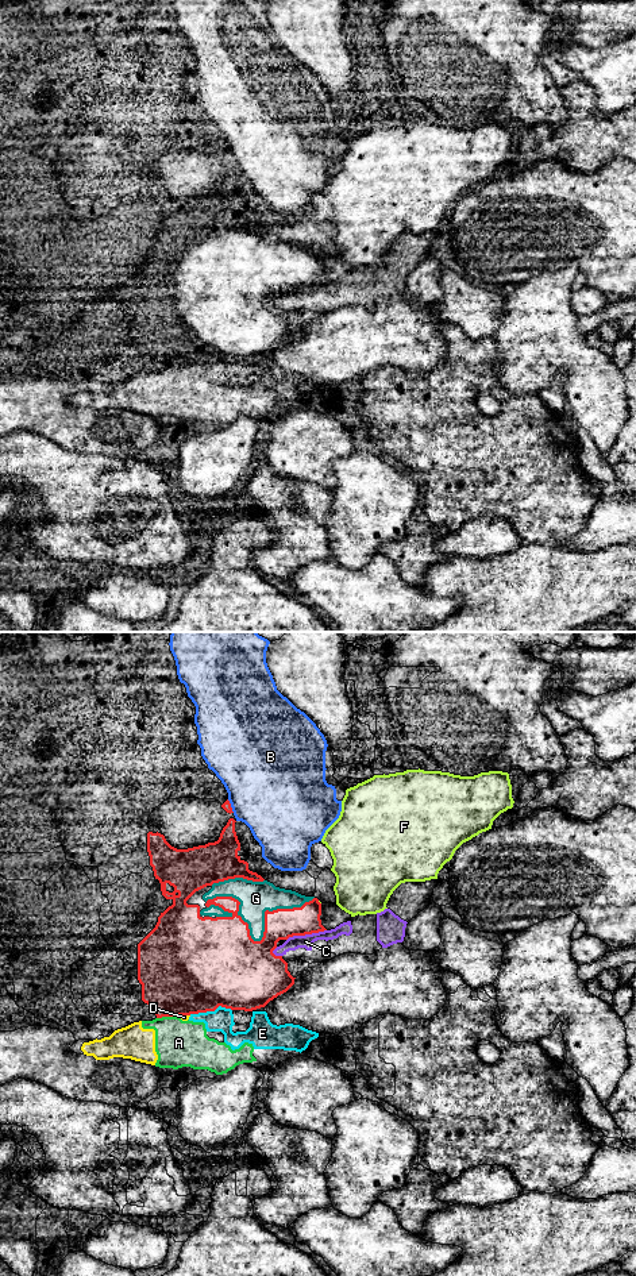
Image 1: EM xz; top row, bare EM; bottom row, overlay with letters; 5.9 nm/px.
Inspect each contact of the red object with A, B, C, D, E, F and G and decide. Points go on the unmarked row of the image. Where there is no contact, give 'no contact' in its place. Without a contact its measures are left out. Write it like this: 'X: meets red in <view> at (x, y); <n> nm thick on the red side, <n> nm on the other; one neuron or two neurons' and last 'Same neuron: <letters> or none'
A: meets red in xz at (168, 367); 460 nm thick on the red side, 280 nm on the other; two neurons
B: meets red in xz at (230, 158); 50 nm thick on the red side, 480 nm on the other; two neurons
C: meets red in xz at (305, 285); 190 nm thick on the red side, 80 nm on the other; two neurons
D: meets red in xz at (185, 366); 500 nm thick on the red side, 30 nm on the other; two neurons
E: meets red in xz at (209, 362); 500 nm thick on the red side, 140 nm on the other; two neurons
F: meets red in xz at (319, 254); 180 nm thick on the red side, 20 nm on the other; two neurons
G: meets red in xz at (261, 292); 440 nm thick on the red side, 180 nm on the other; one neuron
Same neuron: G

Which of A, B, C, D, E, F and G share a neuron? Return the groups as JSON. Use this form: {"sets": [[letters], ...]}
{"sets": [["A", "D", "E"], ["B"], ["C"], ["F"], ["G"]]}

